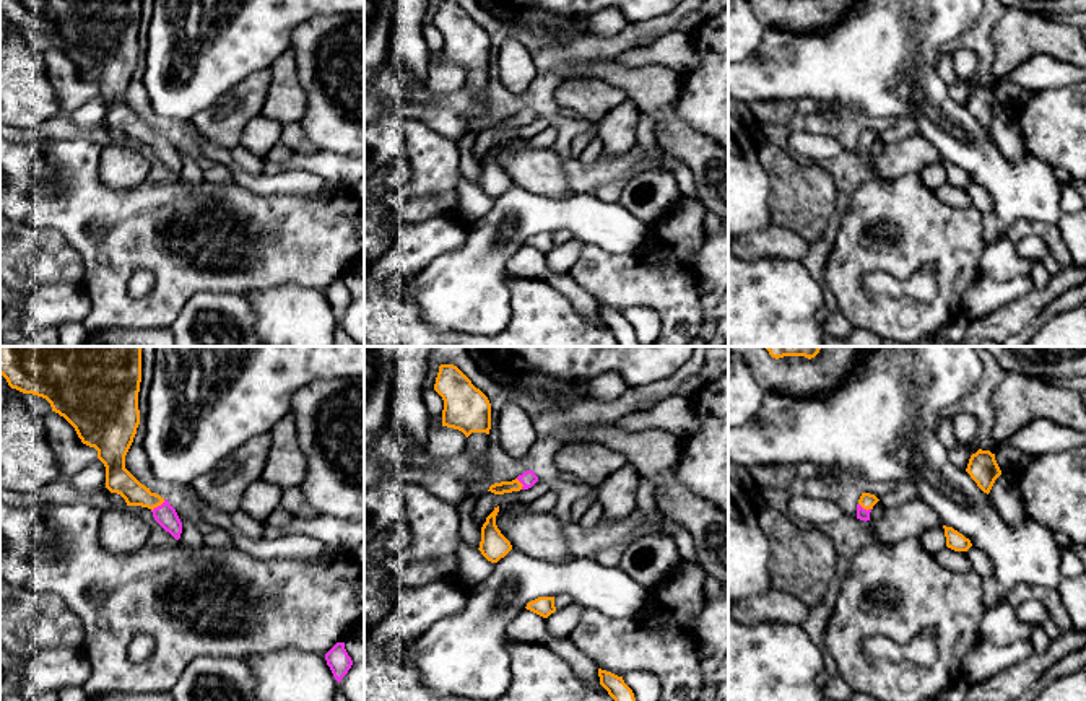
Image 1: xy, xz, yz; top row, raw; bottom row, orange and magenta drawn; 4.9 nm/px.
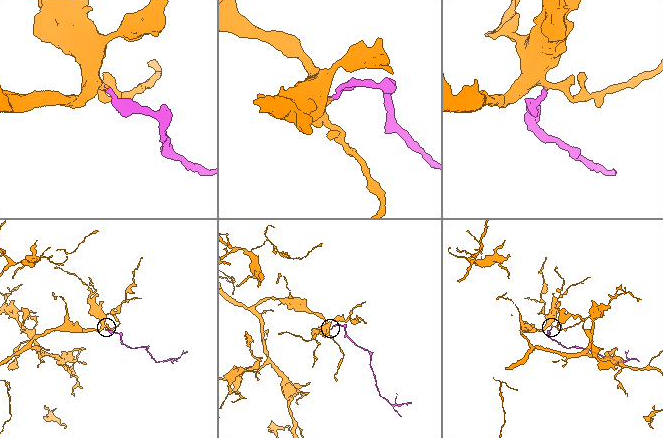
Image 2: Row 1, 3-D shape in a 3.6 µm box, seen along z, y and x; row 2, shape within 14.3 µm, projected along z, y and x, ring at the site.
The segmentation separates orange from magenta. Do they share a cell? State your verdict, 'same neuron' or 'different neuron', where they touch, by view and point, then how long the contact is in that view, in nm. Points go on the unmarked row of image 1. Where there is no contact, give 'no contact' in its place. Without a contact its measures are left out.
same neuron | xy (158, 140) | 90 nm

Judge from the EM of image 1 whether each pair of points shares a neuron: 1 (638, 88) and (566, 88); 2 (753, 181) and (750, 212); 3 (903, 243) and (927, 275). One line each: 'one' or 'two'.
1: two
2: one
3: two

